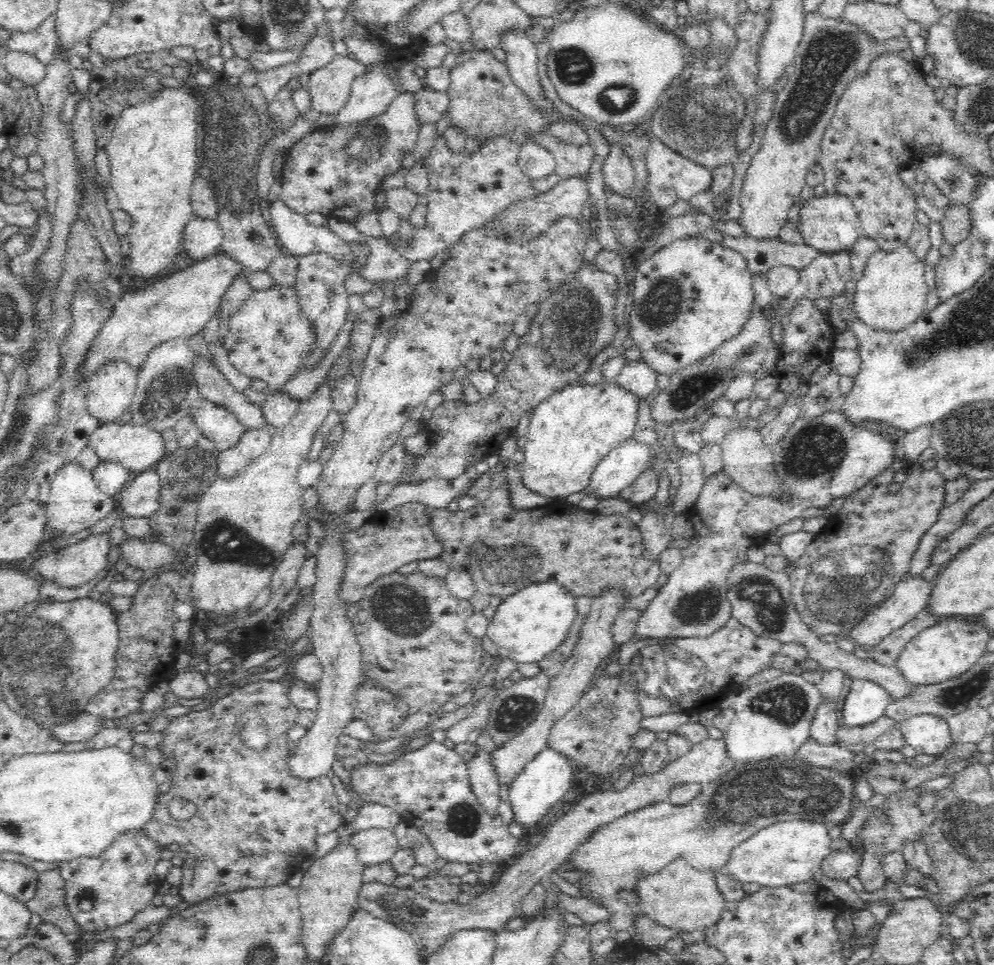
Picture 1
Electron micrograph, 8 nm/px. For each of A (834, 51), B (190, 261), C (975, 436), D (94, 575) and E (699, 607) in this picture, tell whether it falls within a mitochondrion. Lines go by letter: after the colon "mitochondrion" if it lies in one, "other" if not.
A: mitochondrion
B: other
C: mitochondrion
D: other
E: mitochondrion

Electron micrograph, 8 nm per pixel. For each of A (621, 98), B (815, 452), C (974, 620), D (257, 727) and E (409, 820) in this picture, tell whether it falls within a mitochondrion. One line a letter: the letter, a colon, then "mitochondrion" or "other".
A: mitochondrion
B: mitochondrion
C: other
D: mitochondrion
E: other

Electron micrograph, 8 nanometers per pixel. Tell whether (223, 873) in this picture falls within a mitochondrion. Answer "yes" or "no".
no

